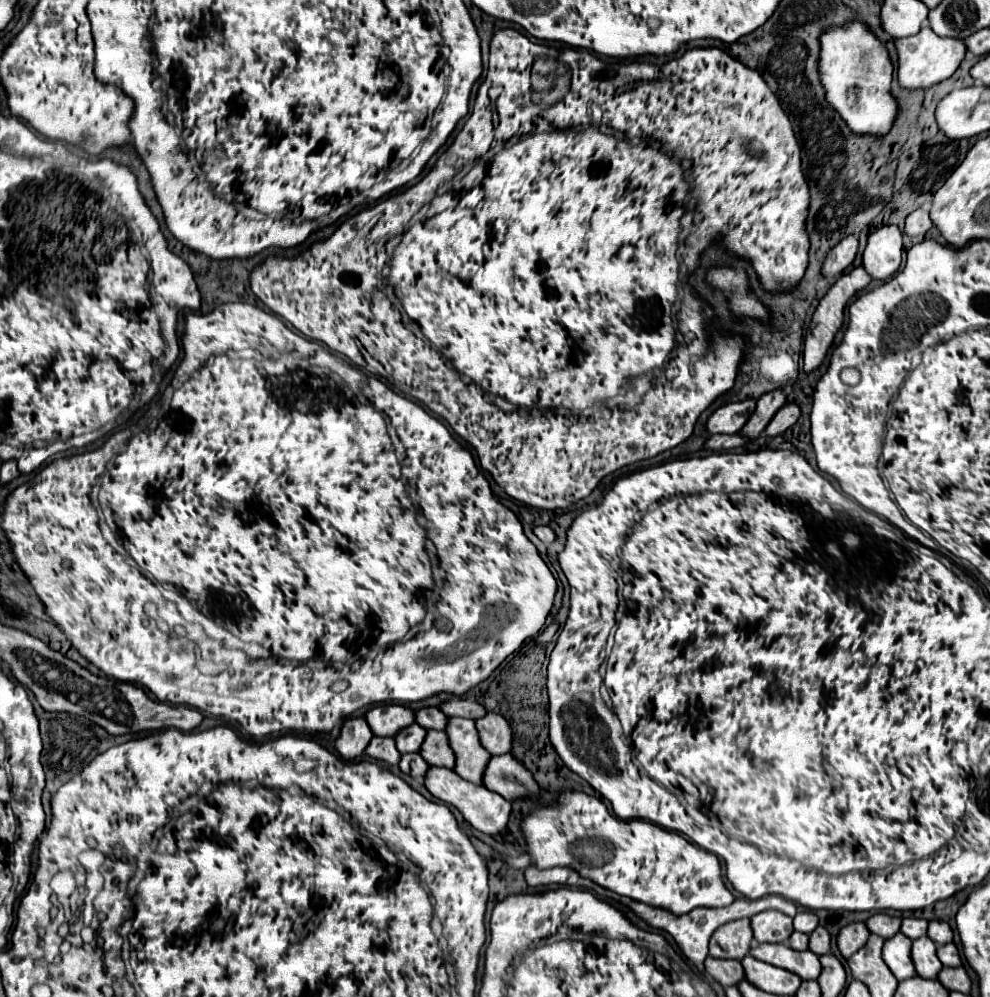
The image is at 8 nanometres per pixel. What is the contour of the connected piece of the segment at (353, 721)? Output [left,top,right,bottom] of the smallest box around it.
[336,717,372,759]

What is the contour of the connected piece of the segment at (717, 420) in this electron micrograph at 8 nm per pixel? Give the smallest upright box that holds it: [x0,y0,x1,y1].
[706,399,756,435]

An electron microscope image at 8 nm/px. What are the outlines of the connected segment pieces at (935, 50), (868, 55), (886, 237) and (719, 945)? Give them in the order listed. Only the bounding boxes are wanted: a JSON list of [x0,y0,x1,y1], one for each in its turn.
[[894,27,966,91],[820,23,896,135],[862,225,902,279],[710,919,750,959]]

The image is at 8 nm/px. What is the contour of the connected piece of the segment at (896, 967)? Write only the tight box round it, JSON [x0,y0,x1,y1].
[882,933,914,981]

